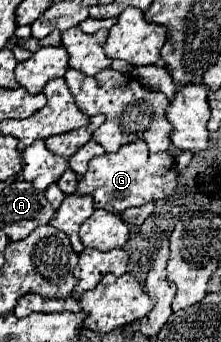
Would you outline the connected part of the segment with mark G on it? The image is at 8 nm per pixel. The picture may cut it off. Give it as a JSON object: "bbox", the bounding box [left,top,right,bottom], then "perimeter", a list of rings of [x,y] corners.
{"bbox":[77,141,177,213],"perimeter":[[[135,141],[123,145],[115,153],[105,153],[101,157],[93,157],[89,161],[87,173],[77,183],[79,195],[91,195],[97,209],[107,209],[121,213],[129,207],[145,205],[147,201],[157,201],[159,197],[167,197],[175,191],[177,173],[175,159],[167,153],[151,153],[143,141]]]}

